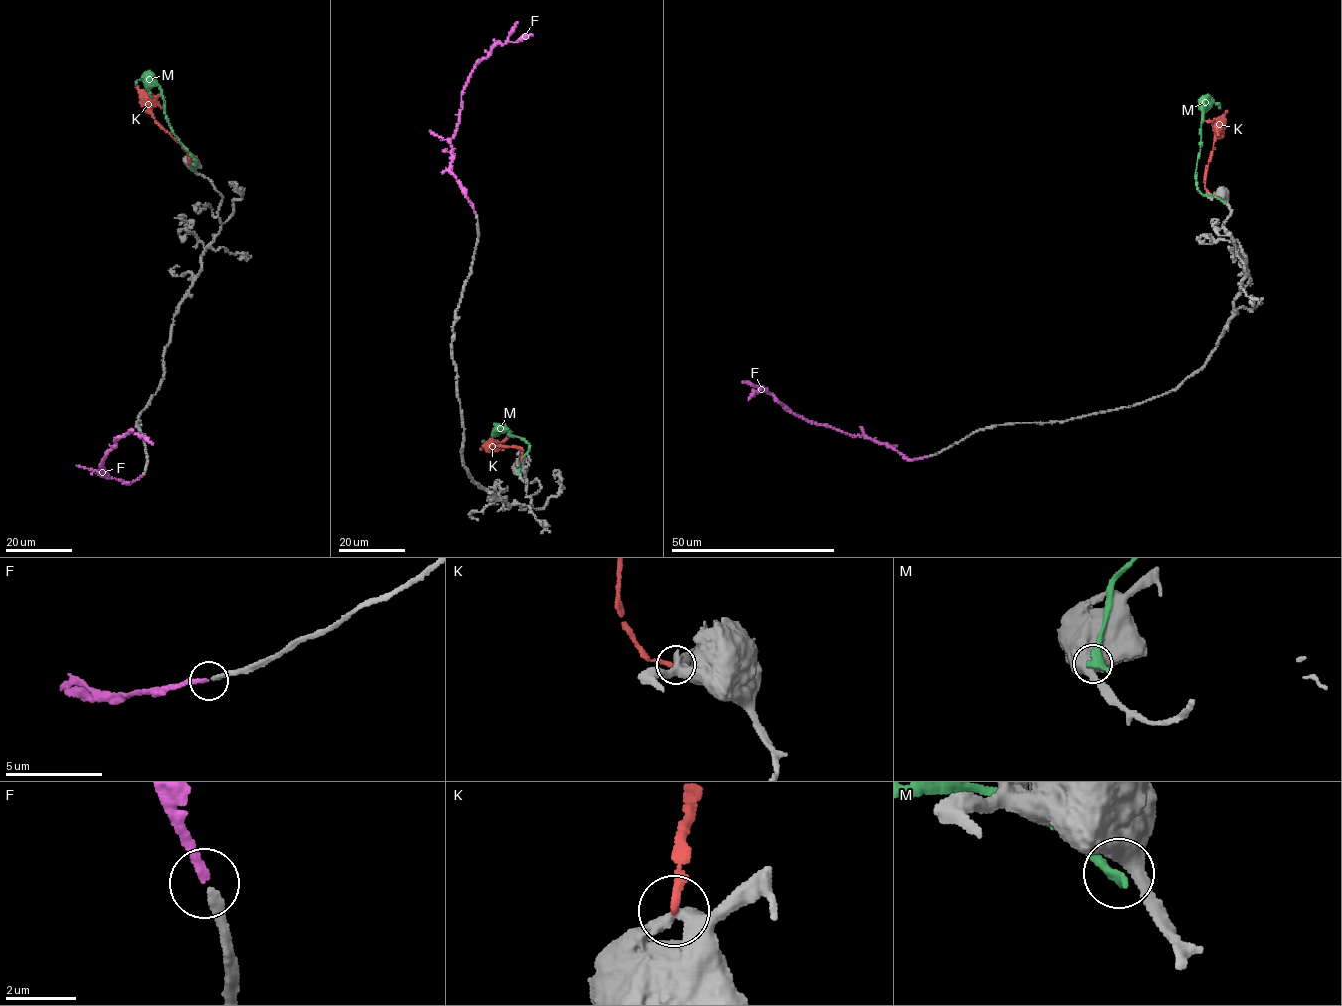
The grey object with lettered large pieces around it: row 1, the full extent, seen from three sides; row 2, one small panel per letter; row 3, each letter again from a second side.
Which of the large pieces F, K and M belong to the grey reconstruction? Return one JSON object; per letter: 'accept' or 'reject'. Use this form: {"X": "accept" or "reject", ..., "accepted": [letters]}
{"F": "accept", "K": "reject", "M": "reject", "accepted": ["F"]}

